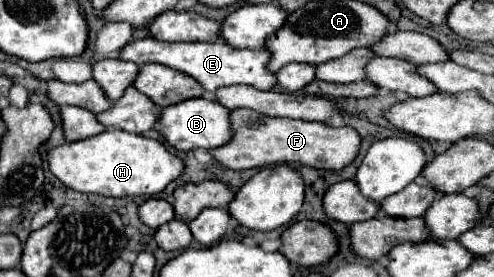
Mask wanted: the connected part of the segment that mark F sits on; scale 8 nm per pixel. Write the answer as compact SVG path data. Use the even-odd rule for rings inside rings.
M235 109L229 115L231 121L231 141L213 151L213 159L223 167L233 171L253 169L253 167L269 167L279 163L299 163L315 169L343 169L349 165L359 153L359 133L349 127L329 127L325 123L309 123L299 119L279 119L267 117L253 109Z

